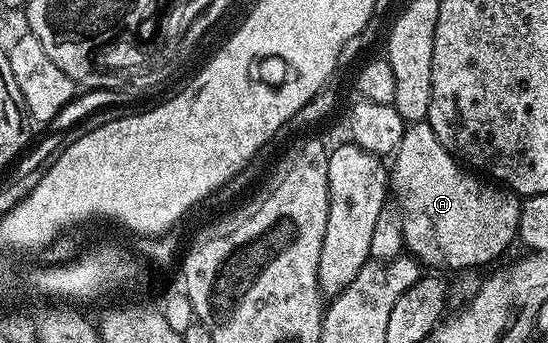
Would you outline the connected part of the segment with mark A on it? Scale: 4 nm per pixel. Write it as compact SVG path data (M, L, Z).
M430 124L409 125L404 138L397 141L393 156L388 184L393 195L395 192L399 196L405 251L419 264L430 270L478 268L492 263L510 243L515 243L522 200L463 167L436 138Z

